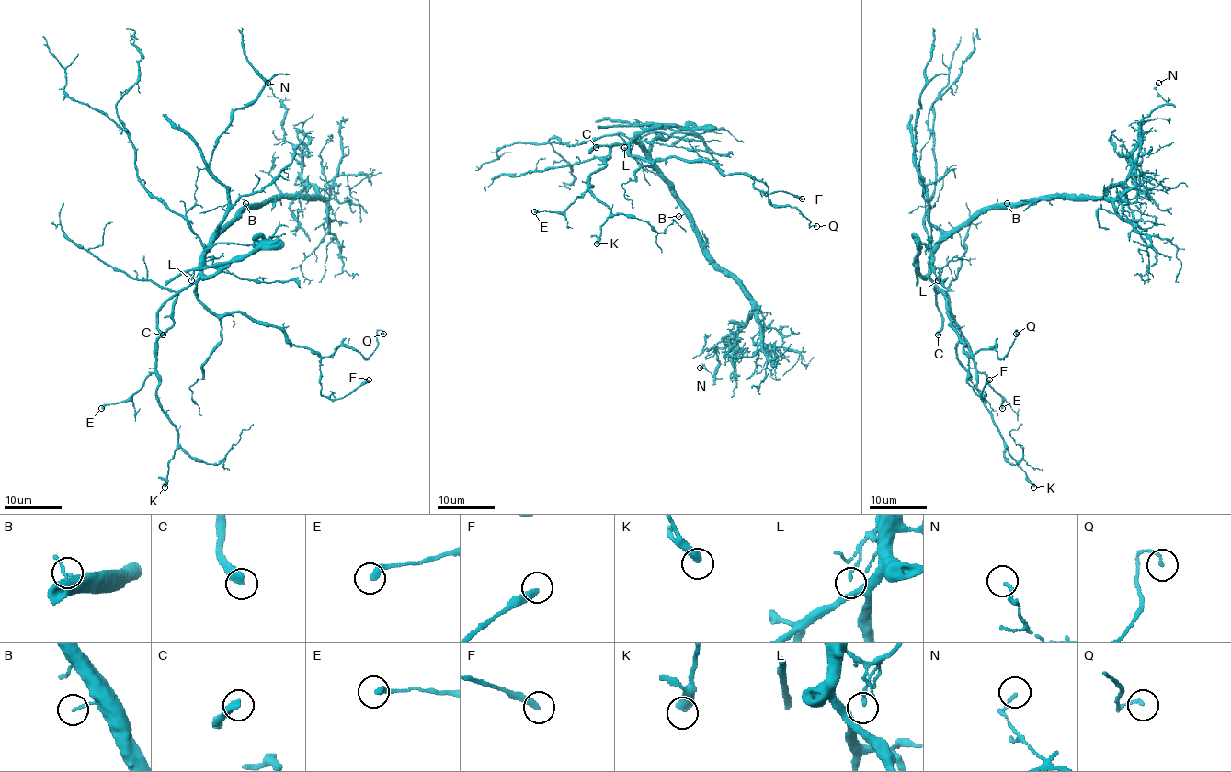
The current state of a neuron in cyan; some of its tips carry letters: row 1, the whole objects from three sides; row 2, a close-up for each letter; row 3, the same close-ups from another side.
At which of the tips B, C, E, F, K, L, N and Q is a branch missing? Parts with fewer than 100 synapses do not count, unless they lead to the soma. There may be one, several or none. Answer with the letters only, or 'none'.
C

